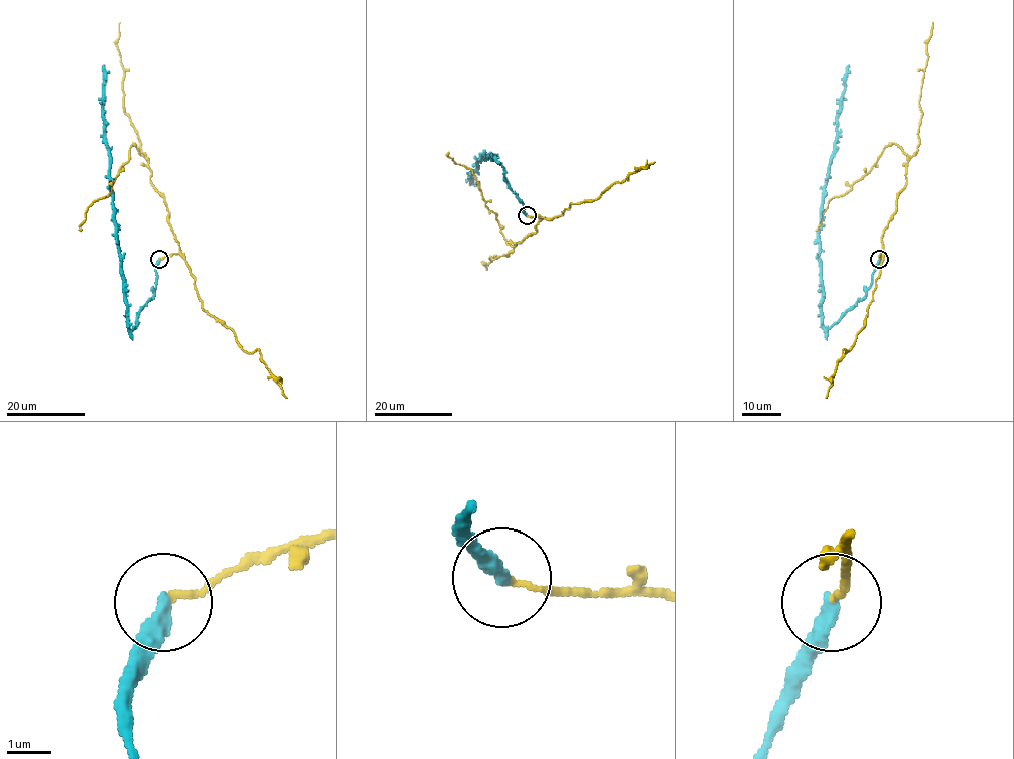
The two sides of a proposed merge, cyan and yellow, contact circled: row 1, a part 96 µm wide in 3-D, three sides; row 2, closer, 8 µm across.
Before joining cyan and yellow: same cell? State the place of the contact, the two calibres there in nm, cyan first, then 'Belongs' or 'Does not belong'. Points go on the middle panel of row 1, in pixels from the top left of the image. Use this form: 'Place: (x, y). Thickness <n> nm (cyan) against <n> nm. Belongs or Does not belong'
Place: (527, 215). Thickness 360 nm (cyan) against 130 nm. Does not belong

